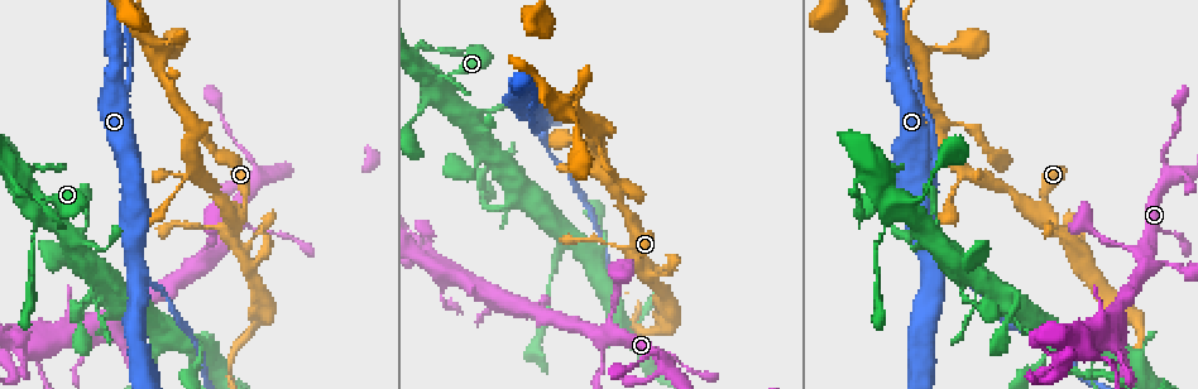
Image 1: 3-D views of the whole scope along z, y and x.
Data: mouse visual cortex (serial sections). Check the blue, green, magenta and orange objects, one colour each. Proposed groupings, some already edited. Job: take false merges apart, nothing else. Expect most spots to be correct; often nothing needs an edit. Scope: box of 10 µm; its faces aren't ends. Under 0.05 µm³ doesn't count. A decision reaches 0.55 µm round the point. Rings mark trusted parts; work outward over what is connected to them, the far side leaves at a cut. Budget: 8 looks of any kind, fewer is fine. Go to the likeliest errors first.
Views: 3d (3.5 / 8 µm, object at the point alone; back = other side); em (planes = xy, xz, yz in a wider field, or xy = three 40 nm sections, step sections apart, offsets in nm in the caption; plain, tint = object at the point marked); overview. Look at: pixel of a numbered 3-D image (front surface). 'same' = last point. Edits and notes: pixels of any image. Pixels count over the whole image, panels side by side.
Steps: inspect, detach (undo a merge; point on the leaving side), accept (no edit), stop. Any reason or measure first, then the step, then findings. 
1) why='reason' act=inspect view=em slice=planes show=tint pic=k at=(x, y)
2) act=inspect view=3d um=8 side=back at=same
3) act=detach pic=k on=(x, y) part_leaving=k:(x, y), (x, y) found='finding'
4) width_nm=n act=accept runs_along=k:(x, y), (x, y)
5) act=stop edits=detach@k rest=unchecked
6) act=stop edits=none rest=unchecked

act=inspect view=3d um=3.5 pic=1 at=(169, 329)

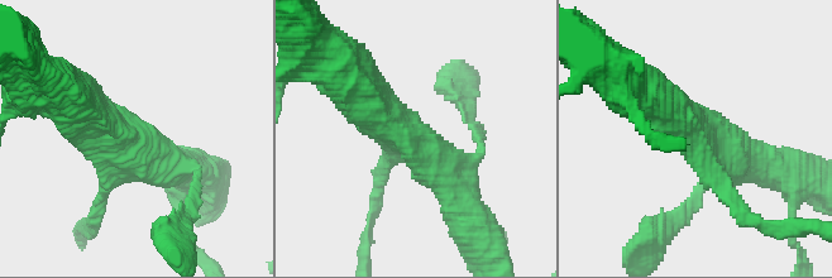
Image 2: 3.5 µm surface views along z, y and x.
arms=3 arm_widths_nm=200,450,600 act=inspect view=em slice=xy step=2 show=tint pic=2 at=(417, 139)

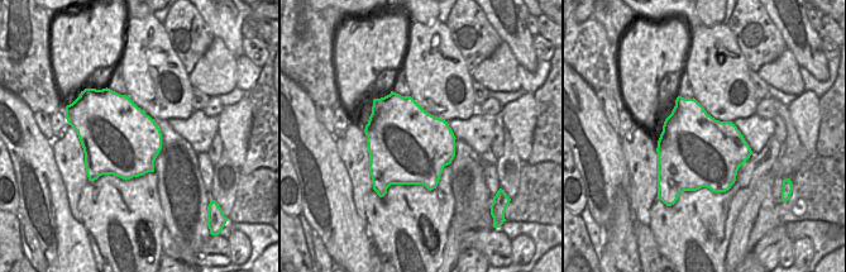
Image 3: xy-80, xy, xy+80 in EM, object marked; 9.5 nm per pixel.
act=accept found='one cell here'

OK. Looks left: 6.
why='arms part here' act=inspect view=3d um=3.5 pic=1 at=(132, 216)

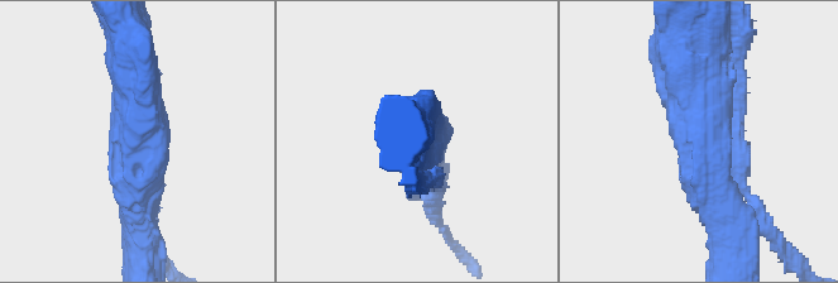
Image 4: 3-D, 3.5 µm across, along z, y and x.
act=inspect view=em slice=xy step=1 show=tint pic=4 at=(135, 141)

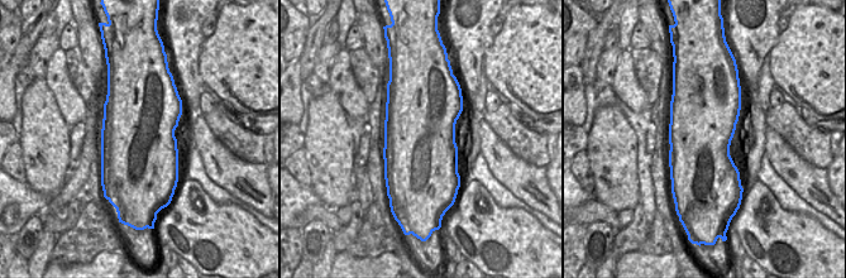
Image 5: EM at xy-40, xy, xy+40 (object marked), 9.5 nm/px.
width_nm=700 act=accept runs_along=4:(688, 61), (697, 158), (726, 220) found='all the same cell'

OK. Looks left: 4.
why='four arms meet' act=inspect view=3d um=3.5 pic=1 at=(512, 308)

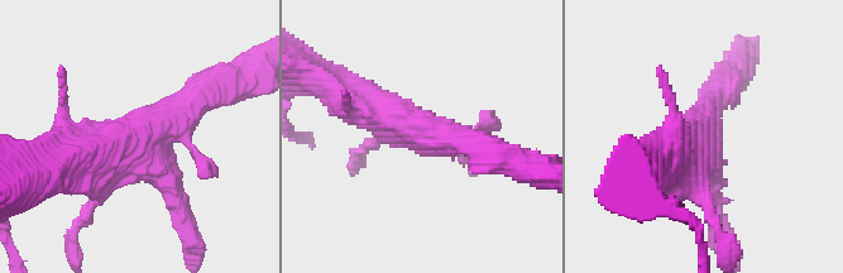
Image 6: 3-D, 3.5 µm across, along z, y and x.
act=inspect view=em slice=xy step=2 show=tint pic=6 at=(424, 134)

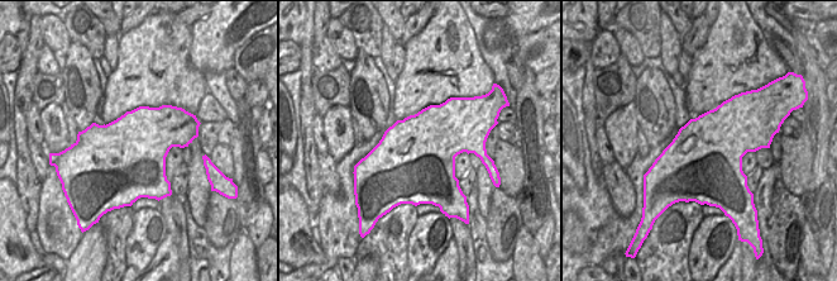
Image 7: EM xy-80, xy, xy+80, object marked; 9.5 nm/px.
act=accept runs_along=6:(210, 89), (135, 143), (73, 158) found='one cell here'

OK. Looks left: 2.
act=stop edits=none rest=unchecked

